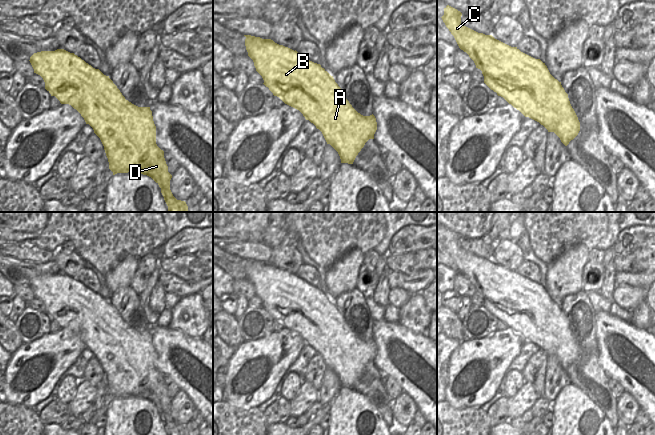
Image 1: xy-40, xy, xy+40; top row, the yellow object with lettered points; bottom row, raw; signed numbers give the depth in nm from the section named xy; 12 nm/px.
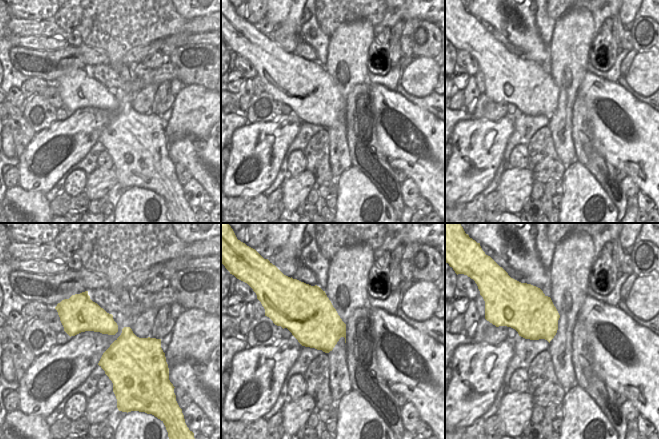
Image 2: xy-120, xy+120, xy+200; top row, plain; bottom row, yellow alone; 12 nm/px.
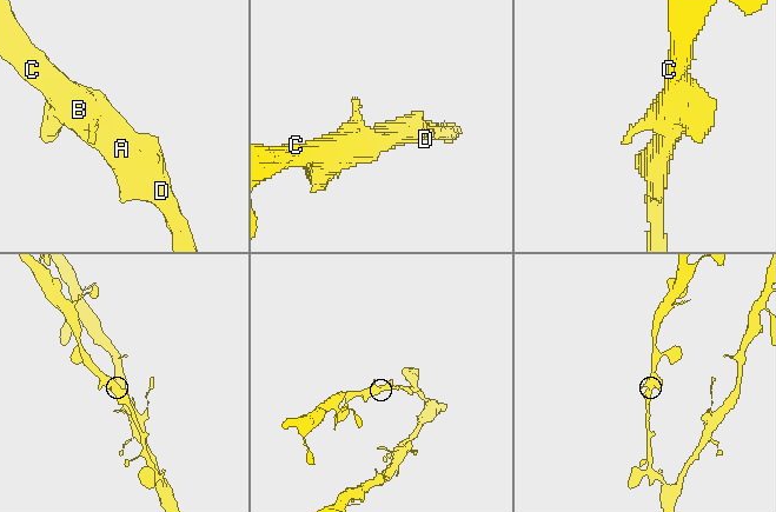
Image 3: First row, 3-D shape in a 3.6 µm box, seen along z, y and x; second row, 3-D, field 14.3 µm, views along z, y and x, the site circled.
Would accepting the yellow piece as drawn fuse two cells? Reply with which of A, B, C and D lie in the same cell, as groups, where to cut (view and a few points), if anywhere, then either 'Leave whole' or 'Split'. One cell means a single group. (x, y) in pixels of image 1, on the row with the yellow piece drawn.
Groups: A B C D. No split. Leave whole.

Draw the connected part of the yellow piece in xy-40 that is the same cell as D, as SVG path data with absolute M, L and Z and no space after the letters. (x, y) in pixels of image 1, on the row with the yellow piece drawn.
M64 49L55 51L41 51L30 57L30 63L34 73L40 75L45 82L45 89L55 96L61 104L69 104L76 109L89 124L94 133L100 138L109 162L109 169L113 175L117 173L137 172L151 177L161 188L161 193L168 206L168 212L188 212L185 201L177 200L170 190L172 175L168 172L168 166L164 158L164 151L156 144L156 126L153 121L150 107L138 107L122 95L117 86L99 69L93 68L74 53Z

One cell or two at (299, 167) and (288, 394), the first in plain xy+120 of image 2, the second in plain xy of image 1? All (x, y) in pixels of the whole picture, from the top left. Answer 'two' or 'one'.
one

